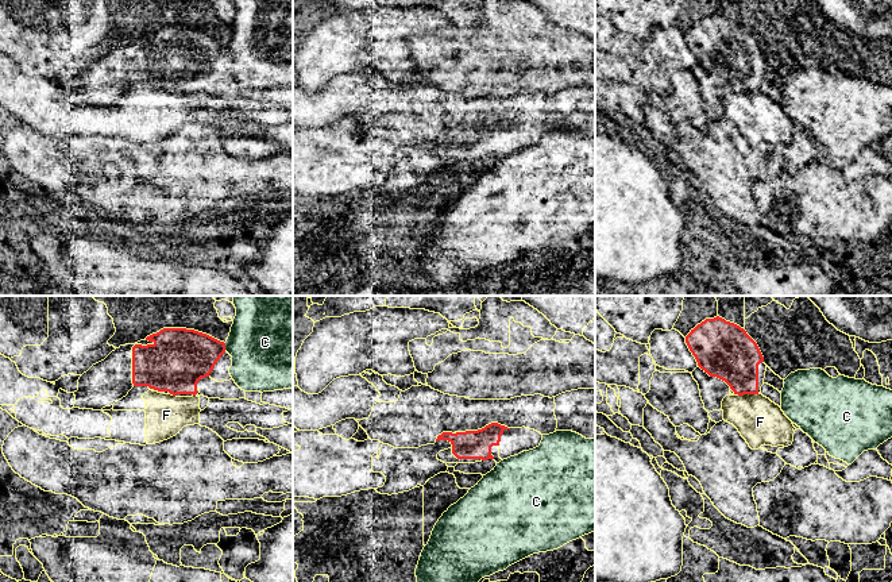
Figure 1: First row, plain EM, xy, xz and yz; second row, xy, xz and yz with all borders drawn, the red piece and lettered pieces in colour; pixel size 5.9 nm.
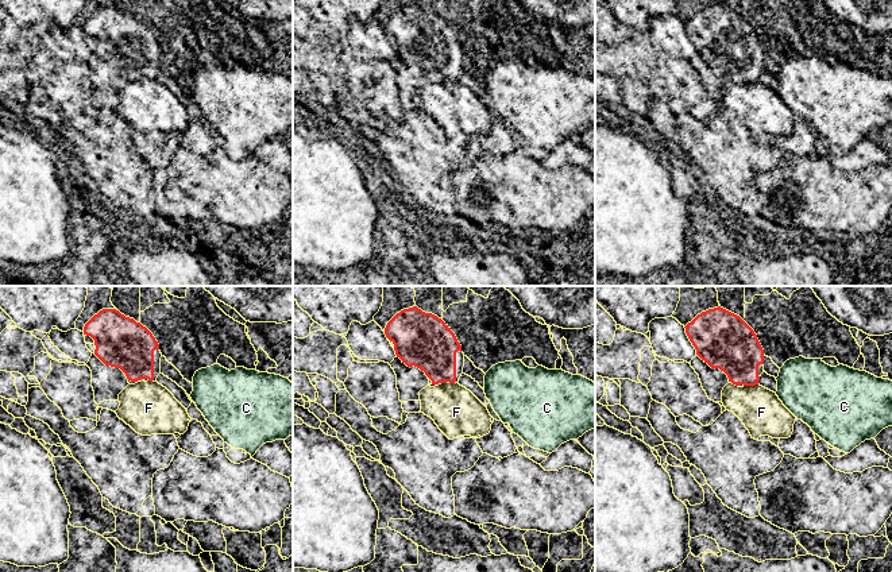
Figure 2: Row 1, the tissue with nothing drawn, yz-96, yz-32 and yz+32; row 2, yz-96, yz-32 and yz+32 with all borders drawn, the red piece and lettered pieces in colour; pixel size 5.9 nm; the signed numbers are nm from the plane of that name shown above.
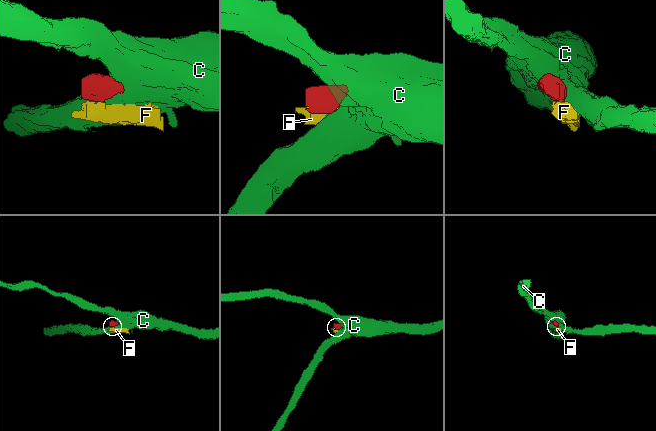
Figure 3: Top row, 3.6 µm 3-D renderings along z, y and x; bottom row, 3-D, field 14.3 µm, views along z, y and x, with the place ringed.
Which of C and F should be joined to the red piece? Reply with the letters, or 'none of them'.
none of them

